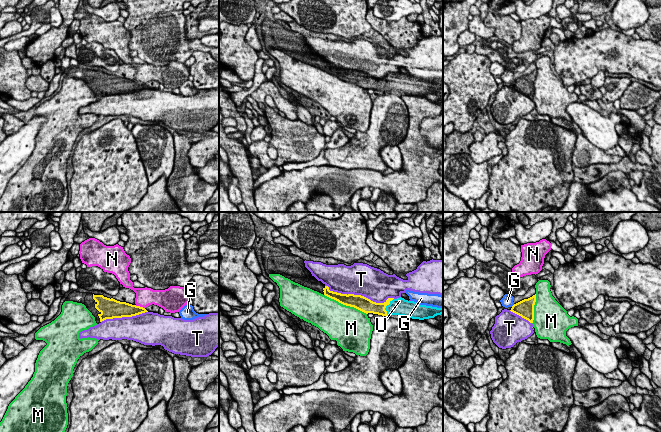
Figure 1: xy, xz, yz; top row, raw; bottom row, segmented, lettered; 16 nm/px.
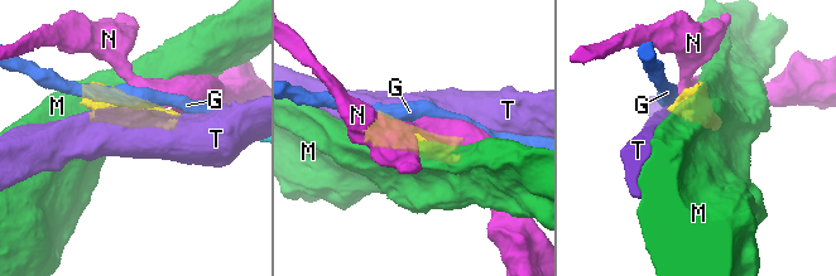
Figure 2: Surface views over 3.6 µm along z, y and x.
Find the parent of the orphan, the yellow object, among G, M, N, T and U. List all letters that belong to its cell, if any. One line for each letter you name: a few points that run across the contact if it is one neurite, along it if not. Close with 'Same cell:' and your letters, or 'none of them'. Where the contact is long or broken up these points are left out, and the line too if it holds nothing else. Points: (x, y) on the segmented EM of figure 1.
U: line xz (371, 307), (386, 305), (401, 307)
Same cell: U

